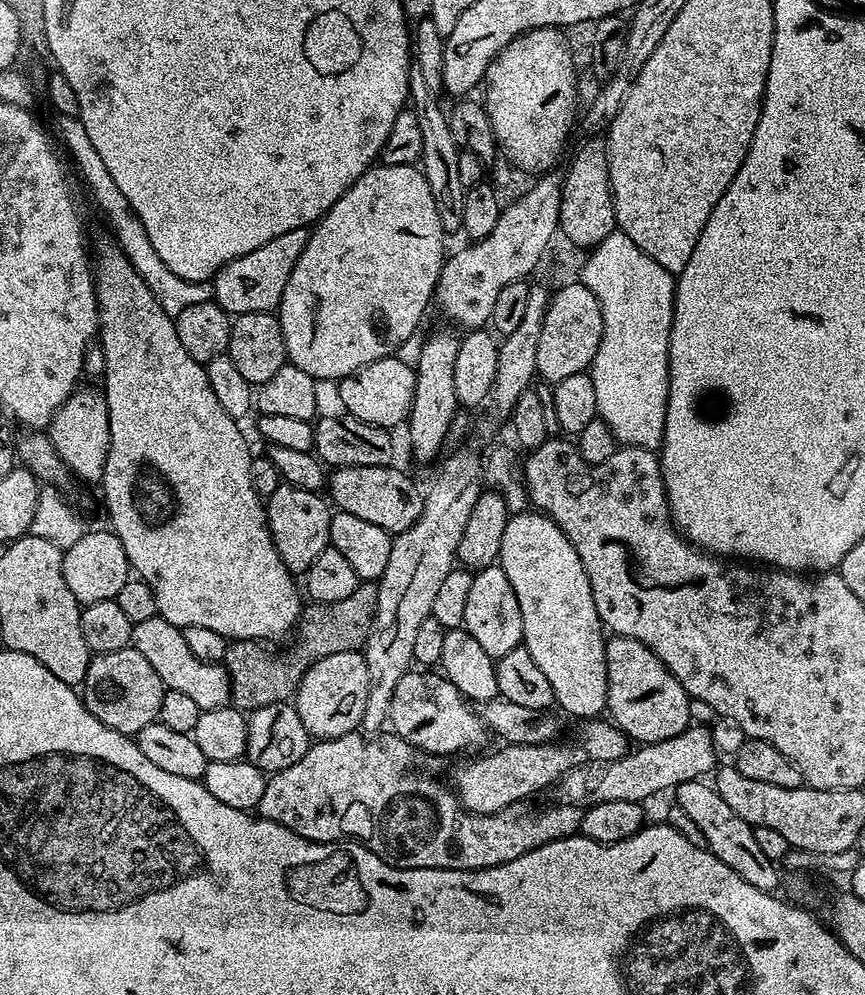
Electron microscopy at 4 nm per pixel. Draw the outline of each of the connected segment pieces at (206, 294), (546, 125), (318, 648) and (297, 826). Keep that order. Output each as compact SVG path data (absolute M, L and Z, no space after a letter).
M57 115L55 119L57 132L64 139L65 146L72 151L73 161L71 160L71 163L74 168L74 163L76 163L76 168L80 171L85 186L92 191L97 206L104 211L104 216L108 219L113 234L116 235L113 236L115 243L120 245L126 258L130 258L130 266L134 266L134 270L138 270L138 274L142 276L142 282L146 282L146 286L150 286L150 294L154 294L154 298L158 298L158 306L162 306L162 310L166 310L168 316L175 318L178 314L182 314L182 310L186 310L186 306L198 306L198 302L212 300L211 283L190 282L186 278L178 278L178 274L174 274L174 270L170 270L170 266L166 266L166 262L162 262L162 258L158 258L154 246L150 243L150 238L146 235L146 226L142 226L142 222L134 214L130 202L126 202L122 190L118 190L118 186L114 186L114 178L110 178L110 170L106 170L102 158L98 155L98 150L94 150L90 138L86 135L86 126L82 126L79 118L74 116Z
M535 28L516 36L490 62L482 81L482 103L494 130L499 155L504 156L520 172L544 174L556 164L568 131L574 128L572 111L576 108L576 68L572 65L572 48L559 28Z
M361 582L354 590L354 594L342 598L342 602L309 603L300 613L300 637L297 638L296 645L281 656L275 656L268 649L271 647L255 640L231 641L222 661L224 669L228 671L231 707L250 714L255 708L291 701L296 695L300 677L313 662L330 654L359 652L363 649L368 640L368 632L372 629L372 620L376 617L377 606L377 585L372 582Z
M357 730L350 734L342 734L337 740L316 740L309 743L306 754L302 754L302 758L298 758L298 762L294 762L294 766L286 766L286 770L273 772L267 777L268 785L266 790L262 790L262 802L258 809L259 816L264 820L278 822L282 826L286 826L286 830L294 830L294 834L307 840L316 840L319 844L334 842L339 836L351 838L357 842L366 841L366 846L370 851L378 854L386 863L397 868L453 868L463 872L477 872L483 868L493 868L494 866L502 866L506 862L514 862L514 858L522 858L522 854L526 854L530 850L580 831L581 809L577 805L563 802L555 802L556 804L550 805L549 808L531 808L531 803L521 802L506 806L501 812L495 812L489 816L479 816L476 812L469 812L449 785L447 788L442 781L435 780L434 777L427 776L426 773L416 769L417 749L395 734L384 735L380 734L375 738L369 738L363 731Z

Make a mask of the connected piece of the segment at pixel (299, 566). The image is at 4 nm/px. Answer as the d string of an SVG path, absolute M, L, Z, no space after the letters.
M281 482L272 496L267 497L266 511L268 529L284 565L293 574L307 572L314 558L318 558L318 554L329 547L330 518L333 513L329 501L320 492L302 490L293 484Z

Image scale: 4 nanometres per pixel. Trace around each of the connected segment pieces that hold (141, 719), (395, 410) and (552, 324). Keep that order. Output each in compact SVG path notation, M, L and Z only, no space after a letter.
M129 646L113 652L101 652L89 659L82 699L86 710L90 710L98 722L110 726L110 730L118 730L123 736L135 737L142 726L157 723L165 690L154 666Z
M393 354L382 358L378 362L370 362L362 370L358 370L355 376L346 376L339 381L340 404L347 415L355 420L361 420L367 424L373 424L379 428L396 430L396 427L407 421L414 402L414 390L416 389L416 370L411 363L399 360L399 355Z
M579 282L556 288L551 293L548 309L542 318L542 334L538 337L537 377L555 386L562 382L562 378L570 378L570 374L588 372L594 354L598 354L598 342L602 342L602 306L598 306L598 298L594 298L588 287Z

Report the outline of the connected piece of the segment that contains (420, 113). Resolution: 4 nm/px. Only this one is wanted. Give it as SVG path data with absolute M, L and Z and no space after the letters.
M415 70L408 74L408 94L411 111L418 118L418 127L422 130L422 154L418 165L424 173L426 182L430 182L430 190L434 194L434 206L438 206L438 222L442 222L445 233L459 233L462 229L462 202L464 190L462 182L458 182L458 158L462 149L454 142L454 134L450 134L448 117L445 109L440 109L437 97L426 86L422 74Z

